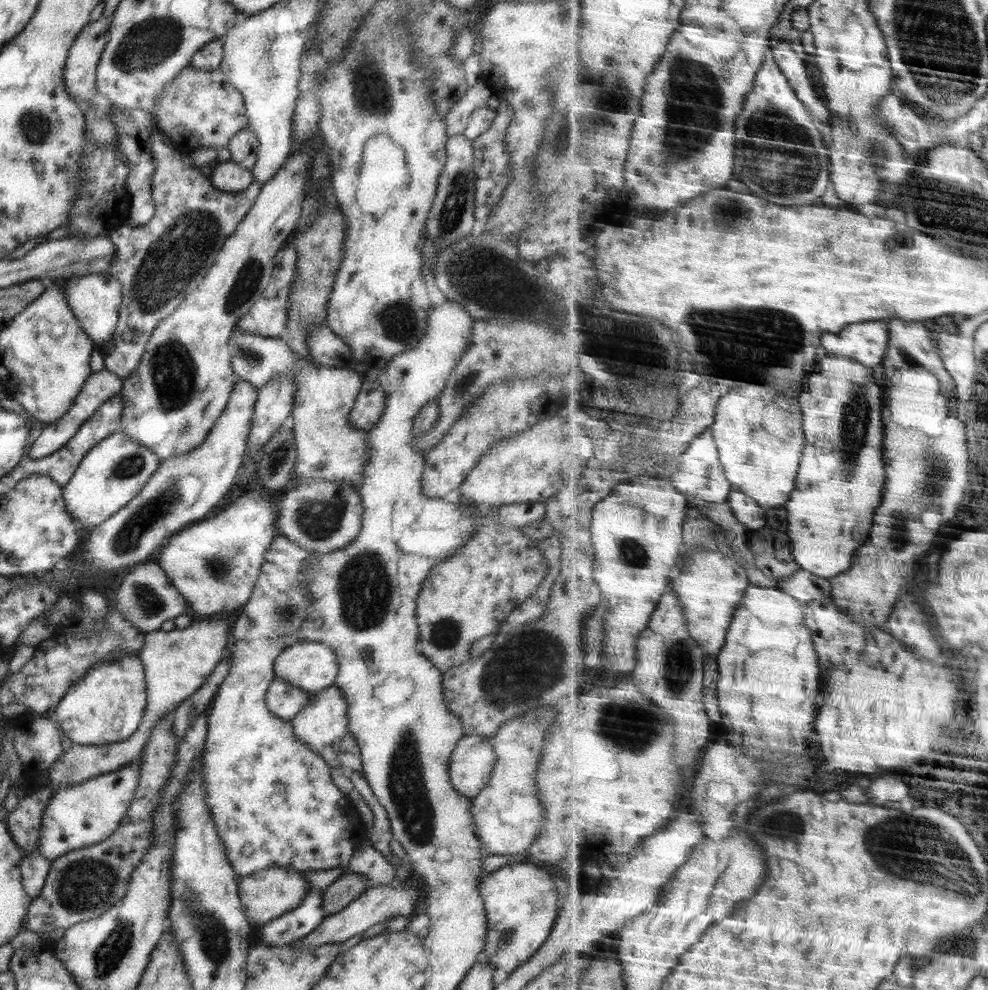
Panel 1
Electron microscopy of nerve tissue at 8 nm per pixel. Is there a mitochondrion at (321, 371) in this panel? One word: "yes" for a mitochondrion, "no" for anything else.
no

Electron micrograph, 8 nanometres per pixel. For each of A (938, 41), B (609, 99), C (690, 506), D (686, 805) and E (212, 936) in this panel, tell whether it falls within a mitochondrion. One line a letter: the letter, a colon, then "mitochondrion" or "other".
A: mitochondrion
B: mitochondrion
C: other
D: other
E: mitochondrion

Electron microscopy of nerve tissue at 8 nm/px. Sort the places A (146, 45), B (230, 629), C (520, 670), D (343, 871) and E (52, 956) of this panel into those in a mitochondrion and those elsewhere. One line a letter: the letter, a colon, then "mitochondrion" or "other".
A: mitochondrion
B: other
C: mitochondrion
D: other
E: other

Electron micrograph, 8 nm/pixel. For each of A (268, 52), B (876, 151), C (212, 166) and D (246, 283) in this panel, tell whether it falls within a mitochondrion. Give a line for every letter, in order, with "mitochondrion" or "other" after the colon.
A: mitochondrion
B: mitochondrion
C: other
D: mitochondrion

